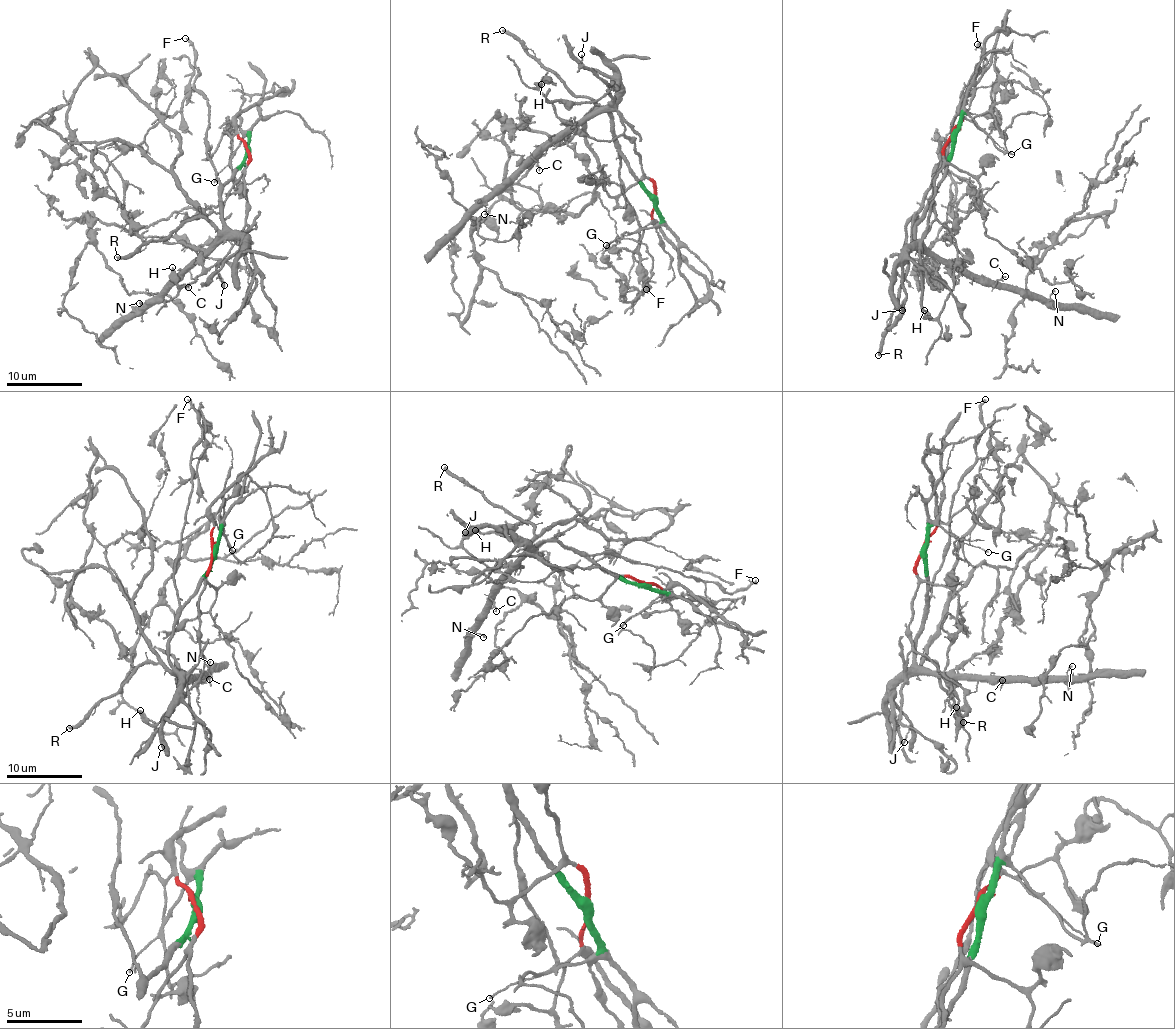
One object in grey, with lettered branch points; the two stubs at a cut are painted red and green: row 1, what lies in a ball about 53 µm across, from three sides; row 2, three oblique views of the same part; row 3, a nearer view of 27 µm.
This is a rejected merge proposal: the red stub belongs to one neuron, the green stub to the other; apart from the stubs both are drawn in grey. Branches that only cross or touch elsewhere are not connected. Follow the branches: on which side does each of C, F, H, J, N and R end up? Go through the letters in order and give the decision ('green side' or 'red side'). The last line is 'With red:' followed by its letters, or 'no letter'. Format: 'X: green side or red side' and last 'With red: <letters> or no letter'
C: green side
F: green side
H: red side
J: green side
N: green side
R: green side
With red: H

